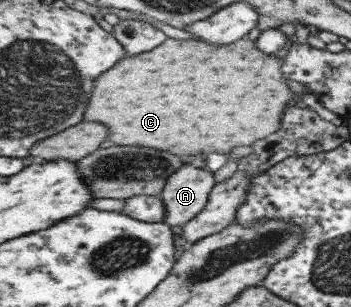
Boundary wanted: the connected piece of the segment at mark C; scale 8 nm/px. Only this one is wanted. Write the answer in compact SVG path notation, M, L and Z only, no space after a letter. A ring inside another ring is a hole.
M168 39L150 53L136 57L125 57L122 63L97 79L90 97L86 121L56 133L40 141L30 149L29 154L45 160L68 160L79 162L84 157L98 151L100 145L108 139L116 145L140 145L166 149L176 155L196 155L196 153L230 153L236 147L252 145L274 131L280 129L280 119L294 99L294 91L288 87L282 73L284 58L266 55L258 49L256 41L242 39L232 45L212 45L204 40L178 41Z

